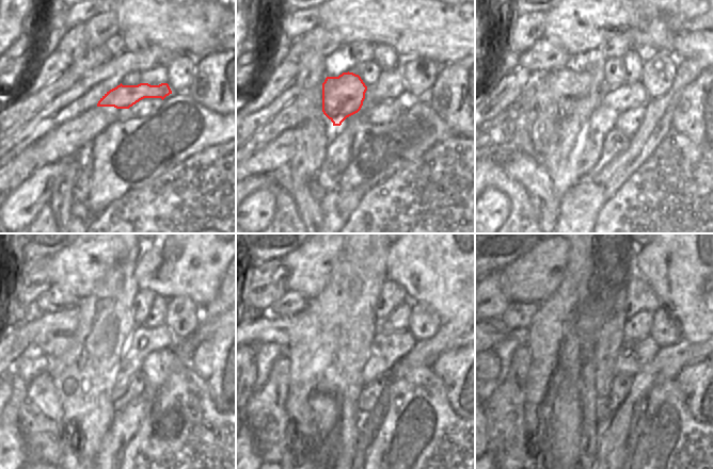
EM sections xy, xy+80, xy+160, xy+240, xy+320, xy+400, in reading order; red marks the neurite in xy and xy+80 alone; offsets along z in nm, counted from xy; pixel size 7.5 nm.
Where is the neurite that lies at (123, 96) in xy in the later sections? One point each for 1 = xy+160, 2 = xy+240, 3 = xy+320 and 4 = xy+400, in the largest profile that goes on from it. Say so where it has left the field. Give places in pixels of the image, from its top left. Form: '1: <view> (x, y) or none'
1: xy+160 (567, 86)
2: xy+240 (50, 334)
3: xy+320 (284, 330)
4: xy+400 (496, 336)

